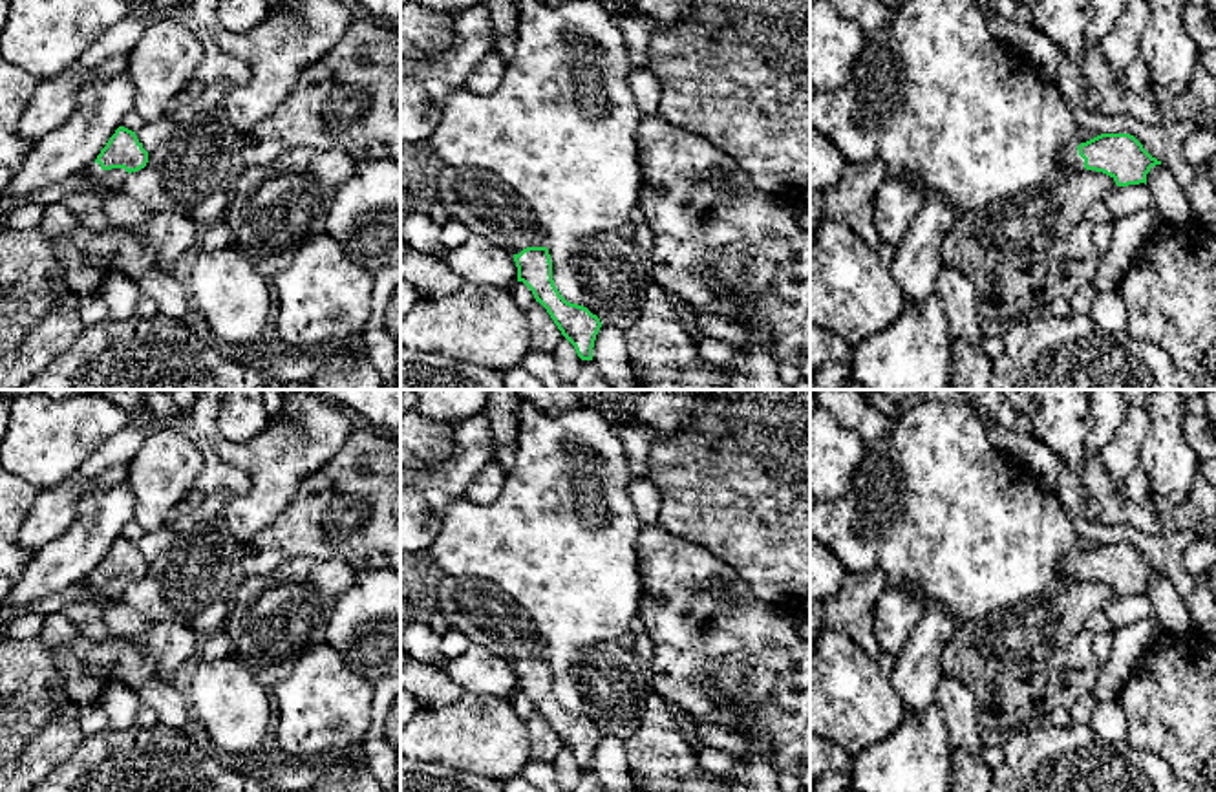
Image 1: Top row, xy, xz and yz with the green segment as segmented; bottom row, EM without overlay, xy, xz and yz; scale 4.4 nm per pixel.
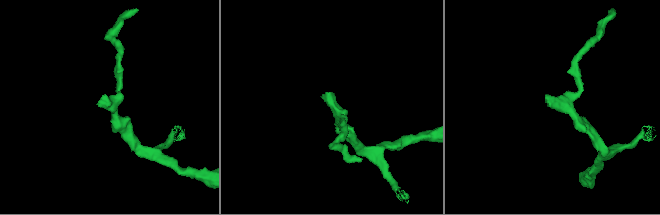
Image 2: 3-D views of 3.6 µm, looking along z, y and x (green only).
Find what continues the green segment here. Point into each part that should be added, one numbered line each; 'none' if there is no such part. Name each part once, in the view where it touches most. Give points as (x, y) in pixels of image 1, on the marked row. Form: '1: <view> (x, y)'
1: xy (105, 180)

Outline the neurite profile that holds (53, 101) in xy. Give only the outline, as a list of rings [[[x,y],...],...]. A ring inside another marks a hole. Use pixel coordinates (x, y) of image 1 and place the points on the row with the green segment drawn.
[[[123,53],[110,55],[102,64],[86,71],[40,79],[38,88],[33,91],[31,101],[16,124],[16,135],[31,143],[40,141],[71,117],[79,91],[84,84],[106,80],[128,68],[130,53]]]

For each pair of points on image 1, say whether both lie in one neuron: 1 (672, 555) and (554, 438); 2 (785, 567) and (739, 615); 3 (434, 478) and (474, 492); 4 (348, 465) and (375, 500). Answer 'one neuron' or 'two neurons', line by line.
1: two neurons
2: two neurons
3: two neurons
4: one neuron

